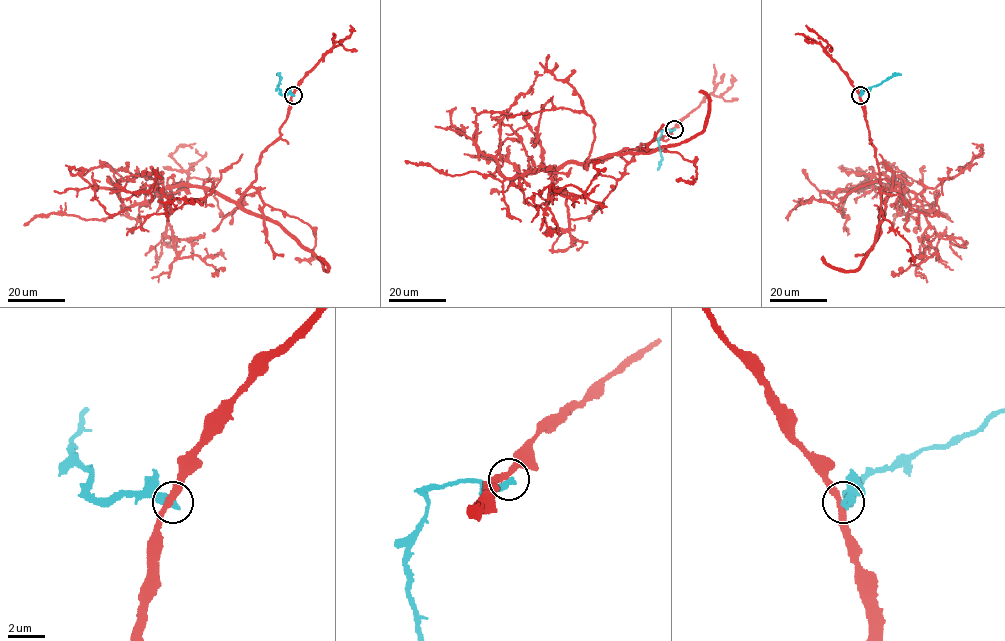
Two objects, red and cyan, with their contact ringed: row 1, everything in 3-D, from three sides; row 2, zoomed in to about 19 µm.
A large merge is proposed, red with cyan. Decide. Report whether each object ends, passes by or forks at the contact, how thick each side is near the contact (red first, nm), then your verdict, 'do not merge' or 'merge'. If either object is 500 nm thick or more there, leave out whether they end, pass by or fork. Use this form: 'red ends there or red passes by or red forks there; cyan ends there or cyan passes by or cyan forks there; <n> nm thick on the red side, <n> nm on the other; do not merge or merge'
red passes by; cyan ends there; 280 nm thick on the red side, 400 nm on the other; do not merge

